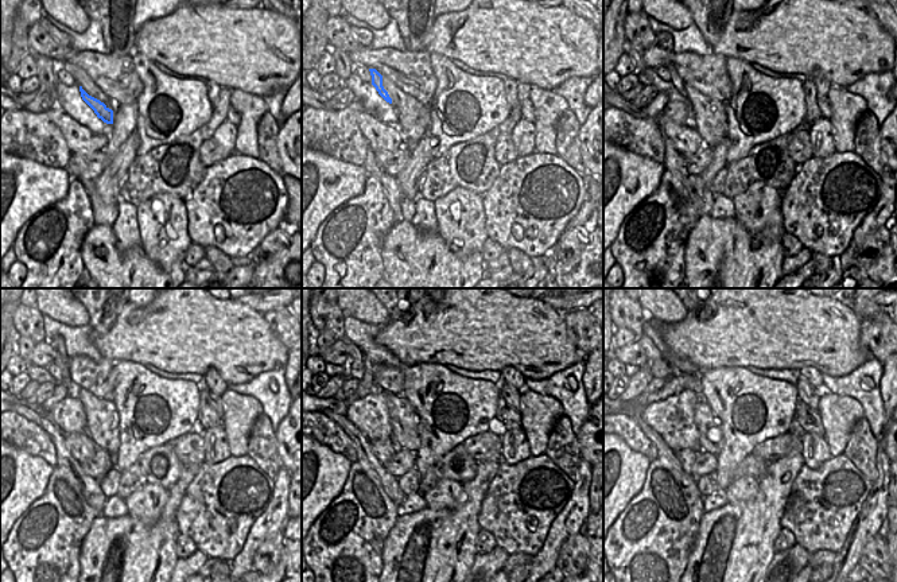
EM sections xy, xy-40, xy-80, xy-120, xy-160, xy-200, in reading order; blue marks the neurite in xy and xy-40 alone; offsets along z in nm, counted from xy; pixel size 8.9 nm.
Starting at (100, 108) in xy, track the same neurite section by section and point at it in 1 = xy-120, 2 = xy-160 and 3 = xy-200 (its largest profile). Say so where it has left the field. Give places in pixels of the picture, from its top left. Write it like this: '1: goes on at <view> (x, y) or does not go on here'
1: goes on at xy-120 (73, 388)
2: goes on at xy-160 (353, 352)
3: goes on at xy-200 (651, 350)

